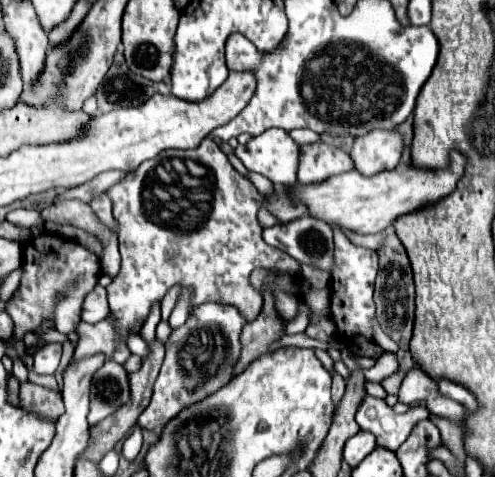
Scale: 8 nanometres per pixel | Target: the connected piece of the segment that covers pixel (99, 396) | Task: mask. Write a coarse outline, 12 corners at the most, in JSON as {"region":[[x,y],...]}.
{"region":[[108,359],[94,375],[94,427],[130,399],[128,375]]}

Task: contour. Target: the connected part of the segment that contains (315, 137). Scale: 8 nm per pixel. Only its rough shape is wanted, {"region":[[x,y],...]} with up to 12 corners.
{"region":[[294,129],[290,131],[296,143],[320,141],[320,135],[312,129]]}

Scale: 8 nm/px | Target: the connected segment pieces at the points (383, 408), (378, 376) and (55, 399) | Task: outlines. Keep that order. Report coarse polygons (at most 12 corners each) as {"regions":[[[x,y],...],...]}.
{"regions":[[[368,395],[356,413],[360,431],[396,451],[430,413],[422,405],[394,413]],[[392,353],[366,369],[366,379],[380,383],[398,369]],[[28,381],[20,409],[56,423],[64,413],[60,393]]]}

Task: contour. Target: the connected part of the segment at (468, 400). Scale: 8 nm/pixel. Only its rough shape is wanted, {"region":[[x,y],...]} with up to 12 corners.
{"region":[[438,381],[442,395],[476,409],[474,395],[452,381]]}

